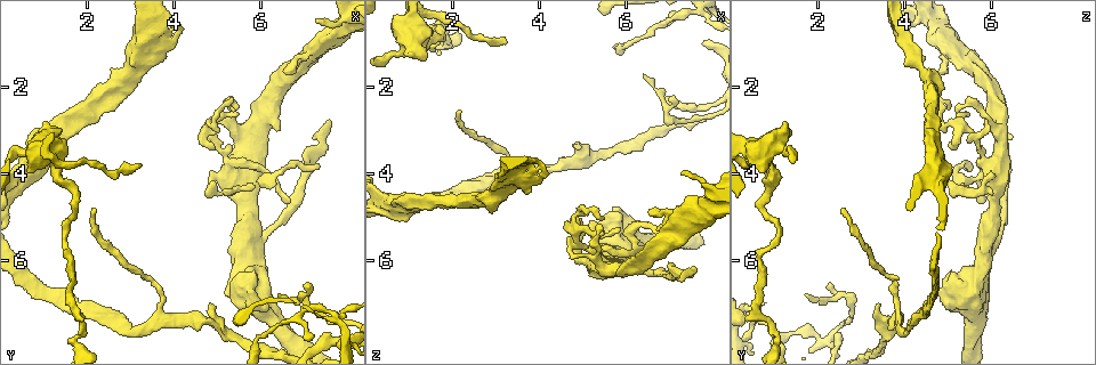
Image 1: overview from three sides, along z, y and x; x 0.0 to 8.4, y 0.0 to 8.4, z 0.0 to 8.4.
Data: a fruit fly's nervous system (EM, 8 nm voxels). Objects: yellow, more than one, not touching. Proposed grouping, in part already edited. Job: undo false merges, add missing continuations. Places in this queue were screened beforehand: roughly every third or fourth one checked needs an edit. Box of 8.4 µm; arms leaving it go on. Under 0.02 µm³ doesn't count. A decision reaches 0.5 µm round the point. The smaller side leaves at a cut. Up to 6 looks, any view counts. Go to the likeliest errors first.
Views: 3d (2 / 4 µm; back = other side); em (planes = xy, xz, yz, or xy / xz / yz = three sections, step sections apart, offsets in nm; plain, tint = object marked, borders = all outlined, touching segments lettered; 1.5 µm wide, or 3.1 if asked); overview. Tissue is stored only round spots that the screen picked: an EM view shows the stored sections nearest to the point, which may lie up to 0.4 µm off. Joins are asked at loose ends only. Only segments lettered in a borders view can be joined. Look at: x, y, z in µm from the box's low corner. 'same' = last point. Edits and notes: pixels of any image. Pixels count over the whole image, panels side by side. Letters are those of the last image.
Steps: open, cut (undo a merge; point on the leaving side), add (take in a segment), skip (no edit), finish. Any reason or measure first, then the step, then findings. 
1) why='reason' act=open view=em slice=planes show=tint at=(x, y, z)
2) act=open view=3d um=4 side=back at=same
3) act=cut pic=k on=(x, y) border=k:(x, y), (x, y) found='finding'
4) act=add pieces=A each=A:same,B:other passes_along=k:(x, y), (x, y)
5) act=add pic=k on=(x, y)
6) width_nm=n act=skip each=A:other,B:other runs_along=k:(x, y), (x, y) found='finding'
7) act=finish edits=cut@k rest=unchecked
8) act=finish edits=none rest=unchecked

why='branch stops here' act=open view=3d um=2 side=back at=(7.55, 2.75, 6.15)

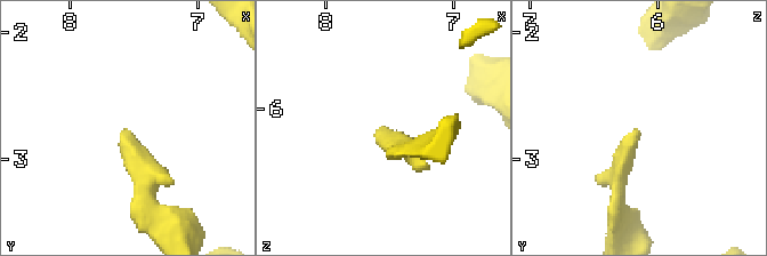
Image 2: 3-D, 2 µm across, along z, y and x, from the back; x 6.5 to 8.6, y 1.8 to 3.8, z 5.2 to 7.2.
act=open view=em slice=yz step=8 show=tint at=(7.56, 2.74, 6.16)

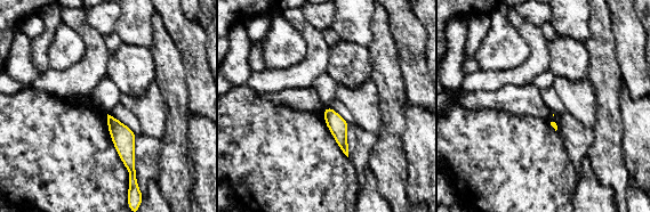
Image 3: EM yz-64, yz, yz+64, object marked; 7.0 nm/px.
act=open view=em slice=planes show=borders at=same

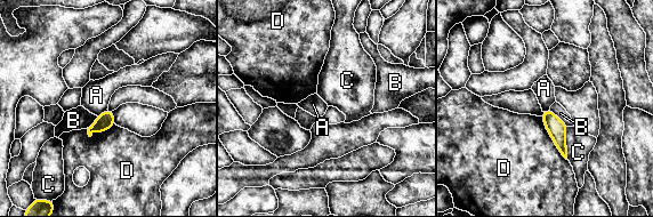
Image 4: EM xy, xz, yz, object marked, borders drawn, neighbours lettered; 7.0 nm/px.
act=skip each=A:other,B:other,C:other,D:other border=4:(107, 110), (97, 115) found='no lettered segment goes on from it'

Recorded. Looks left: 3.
why='abrupt turn' act=open view=3d um=4 at=(1.70, 7.85, 1.05)

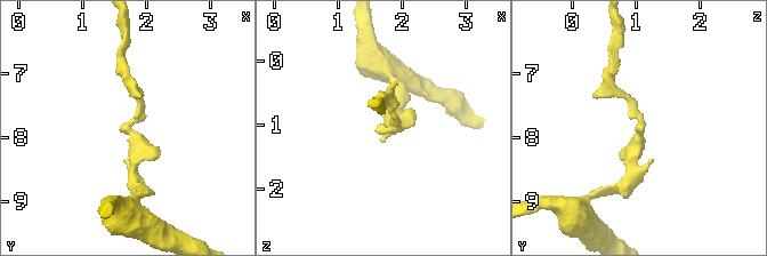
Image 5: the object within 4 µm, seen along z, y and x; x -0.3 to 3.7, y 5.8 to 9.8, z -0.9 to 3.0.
why='shape alone is not enough' act=open view=em slice=yz step=8 show=tint at=(1.75, 7.90, 1.10)

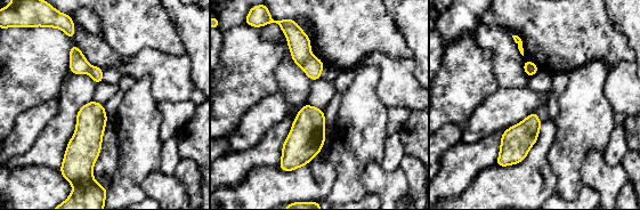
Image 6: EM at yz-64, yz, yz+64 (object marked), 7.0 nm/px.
act=open view=em slice=planes show=borders at=same

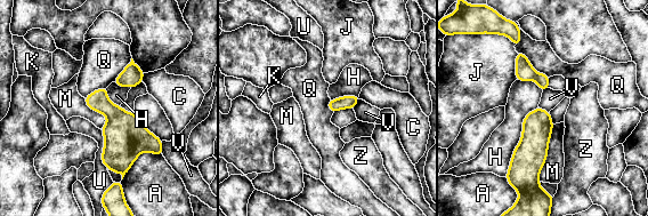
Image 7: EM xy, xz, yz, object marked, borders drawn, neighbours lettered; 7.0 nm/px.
longest_contact=H:550nm act=cut pic=7 on=(541, 79) each=A:other,C:other,H:other,J:other,K:other,M:other,Q:other,U:other,V:other,Z:other border=7:(535, 73), (533, 79) found='a second neuron is stuck on'

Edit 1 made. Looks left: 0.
act=finish edits=cut@7 rest=unchecked

